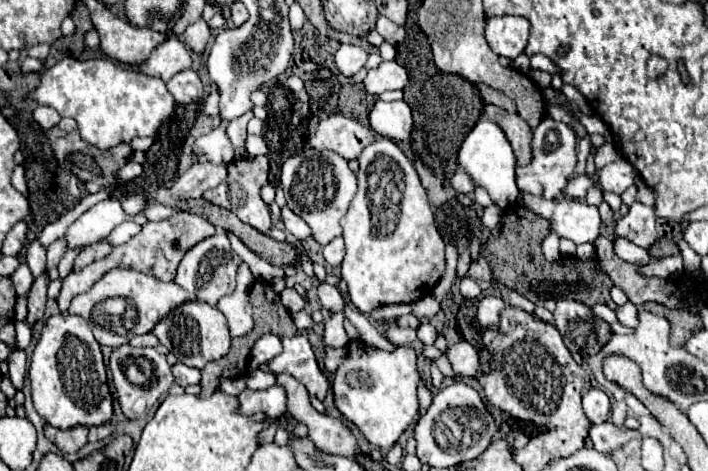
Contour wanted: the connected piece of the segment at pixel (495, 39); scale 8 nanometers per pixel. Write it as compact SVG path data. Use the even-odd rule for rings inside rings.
M515 15L487 17L485 39L497 55L515 59L527 47L529 29L531 25L525 17L515 17Z

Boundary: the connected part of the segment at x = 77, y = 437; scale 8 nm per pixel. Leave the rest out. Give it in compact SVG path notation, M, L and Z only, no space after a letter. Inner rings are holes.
M45 425L45 437L67 453L81 449L87 441L87 433L89 429L85 425L77 425L75 429L55 429L53 425Z

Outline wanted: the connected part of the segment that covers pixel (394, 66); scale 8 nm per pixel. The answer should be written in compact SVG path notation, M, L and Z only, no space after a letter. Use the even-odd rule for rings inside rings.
M383 61L379 67L369 69L367 77L363 79L363 85L367 93L381 95L389 89L403 89L409 81L405 67L401 67L397 61Z

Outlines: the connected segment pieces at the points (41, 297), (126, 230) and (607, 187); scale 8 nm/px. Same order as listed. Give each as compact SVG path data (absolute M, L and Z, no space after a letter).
M43 273L41 277L35 279L31 291L29 291L29 313L27 313L27 325L33 327L45 311L45 303L47 303L47 285L49 285L49 277L47 273Z
M127 219L127 221L123 221L119 227L115 227L115 229L105 237L105 241L107 241L109 245L121 245L121 243L129 241L135 233L139 233L137 223L135 223L133 219Z
M625 159L613 161L611 165L597 171L597 175L603 185L603 191L613 191L617 195L621 195L627 187L631 187L635 183L635 173Z

